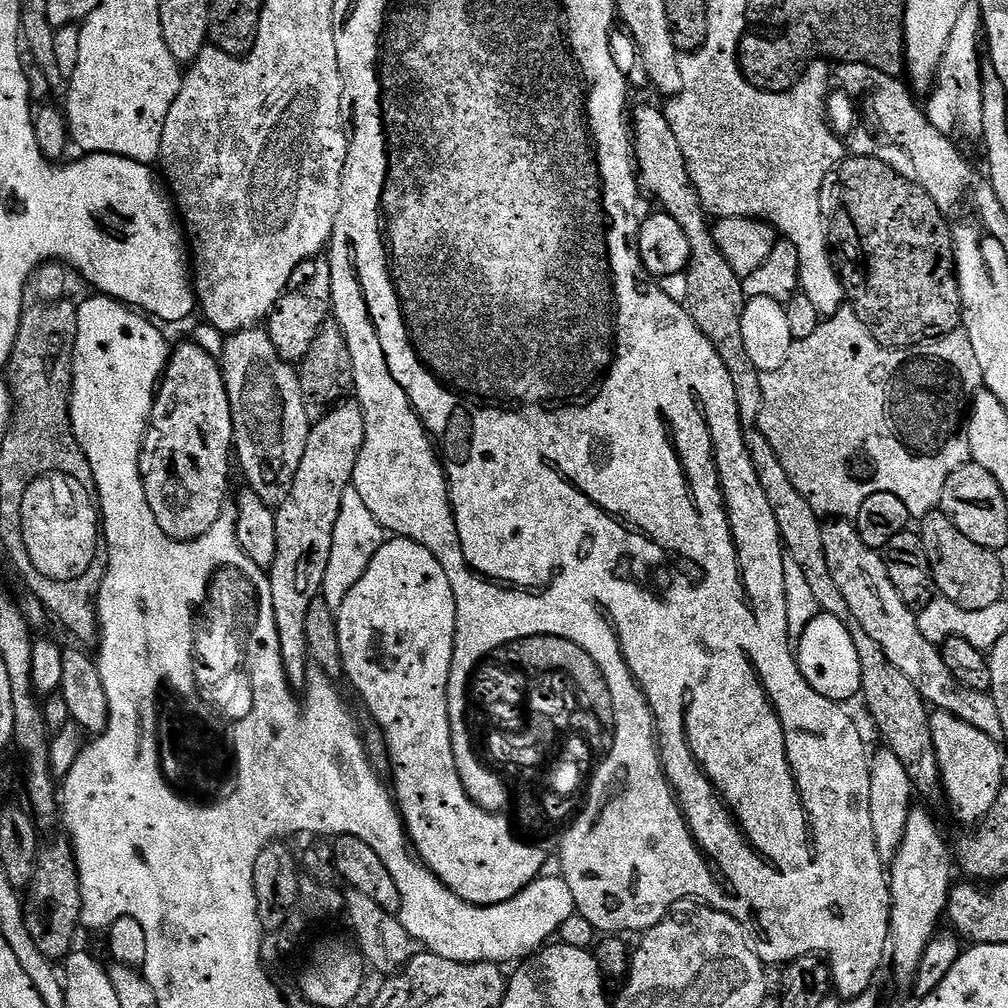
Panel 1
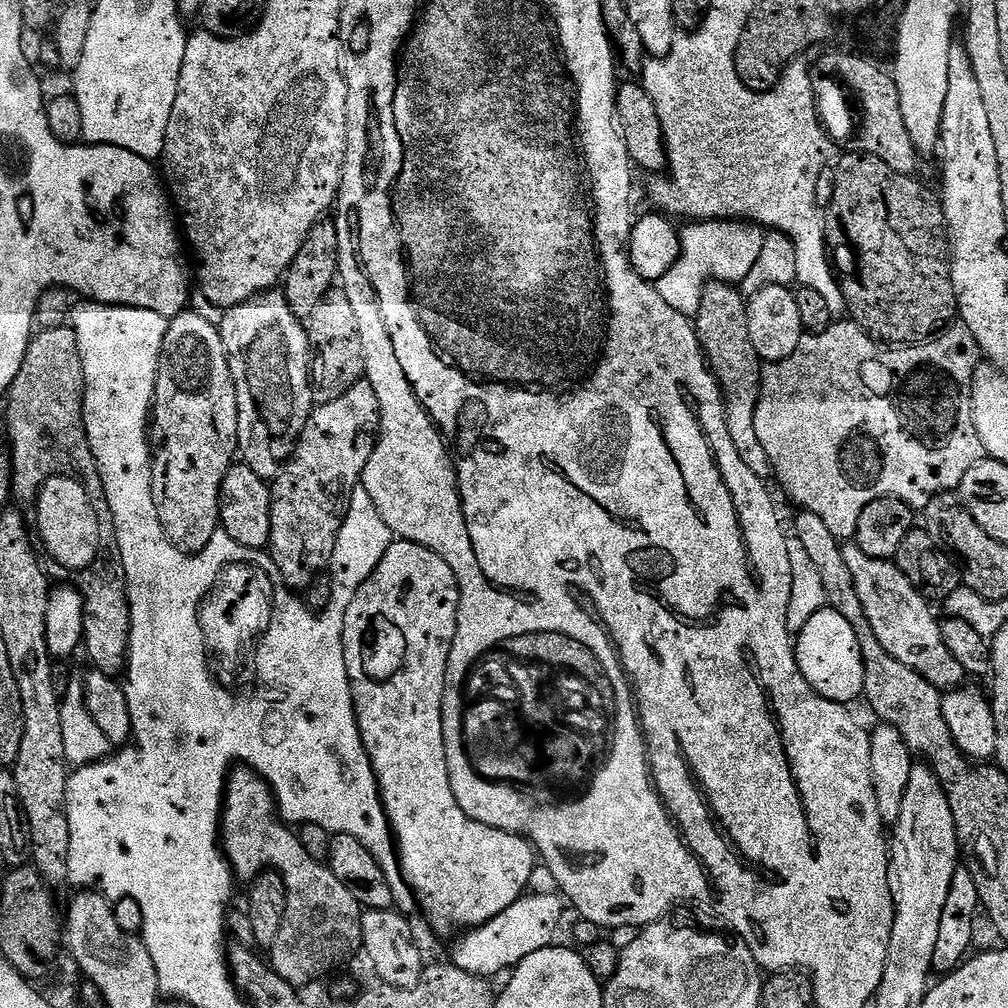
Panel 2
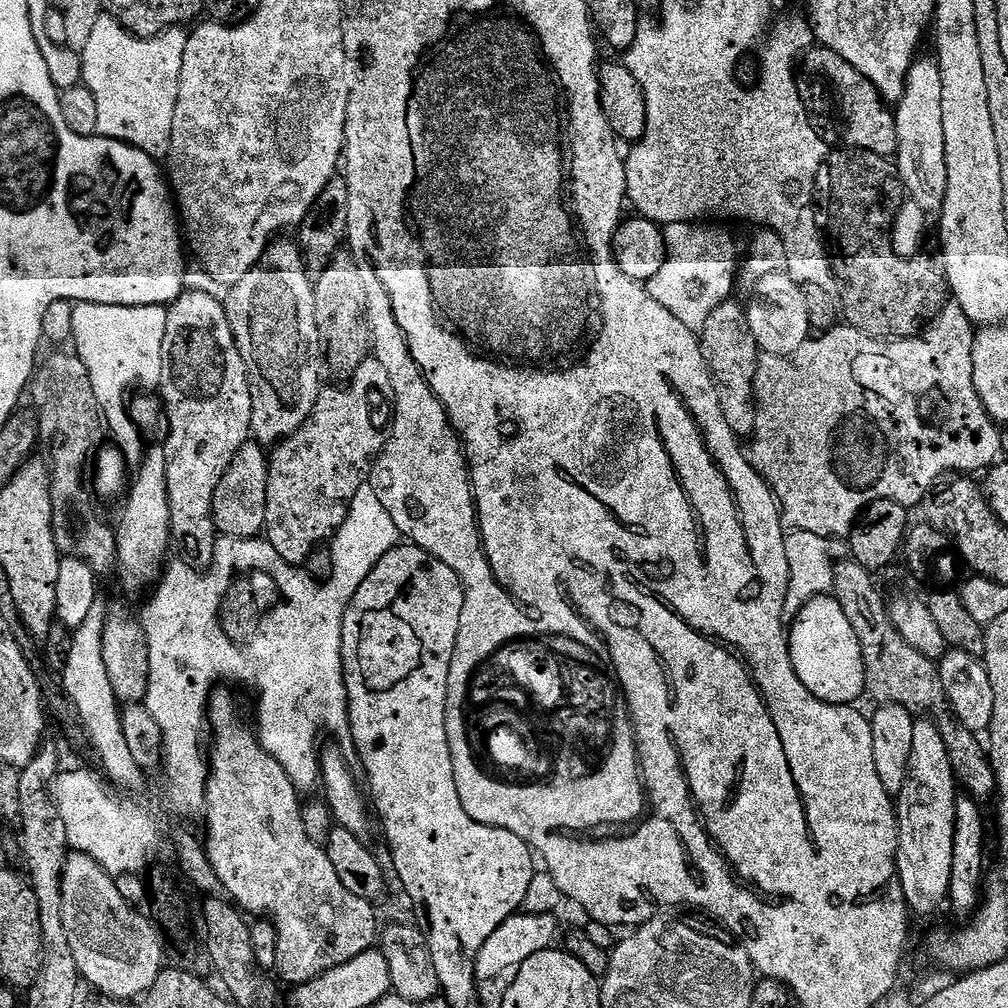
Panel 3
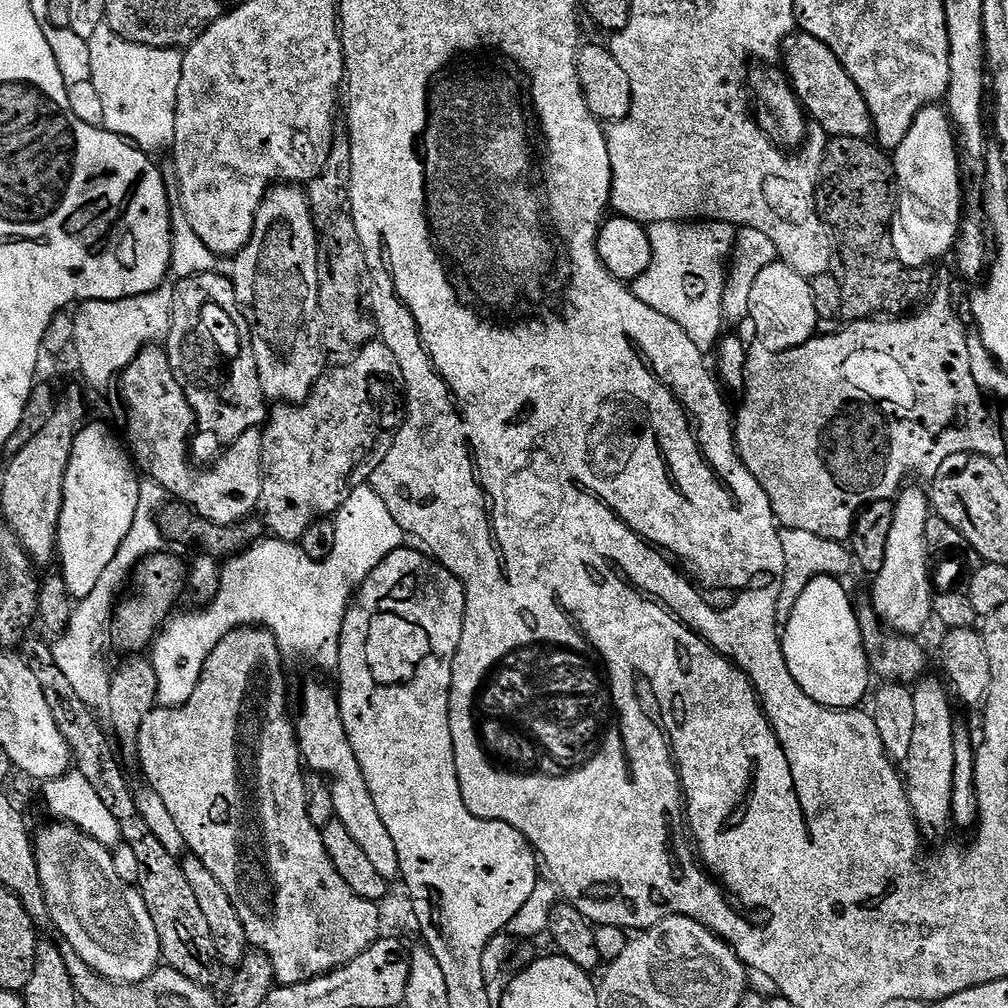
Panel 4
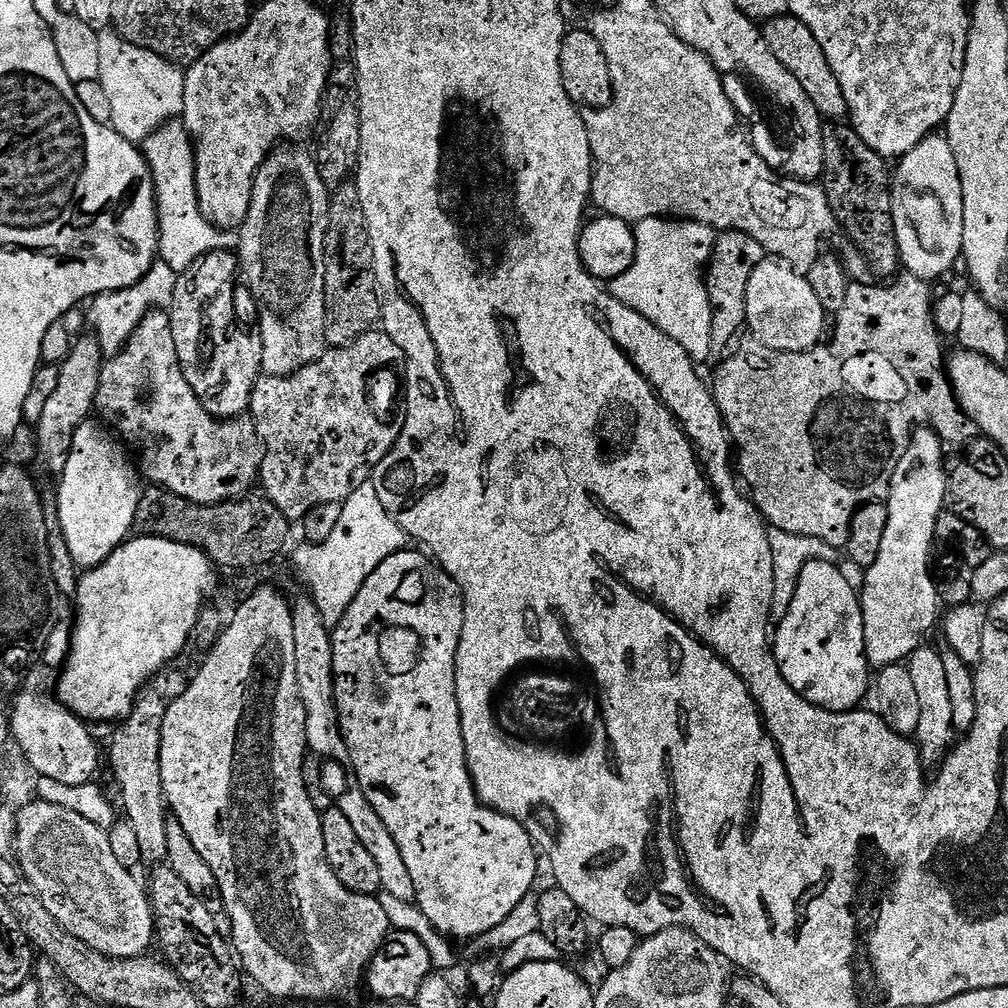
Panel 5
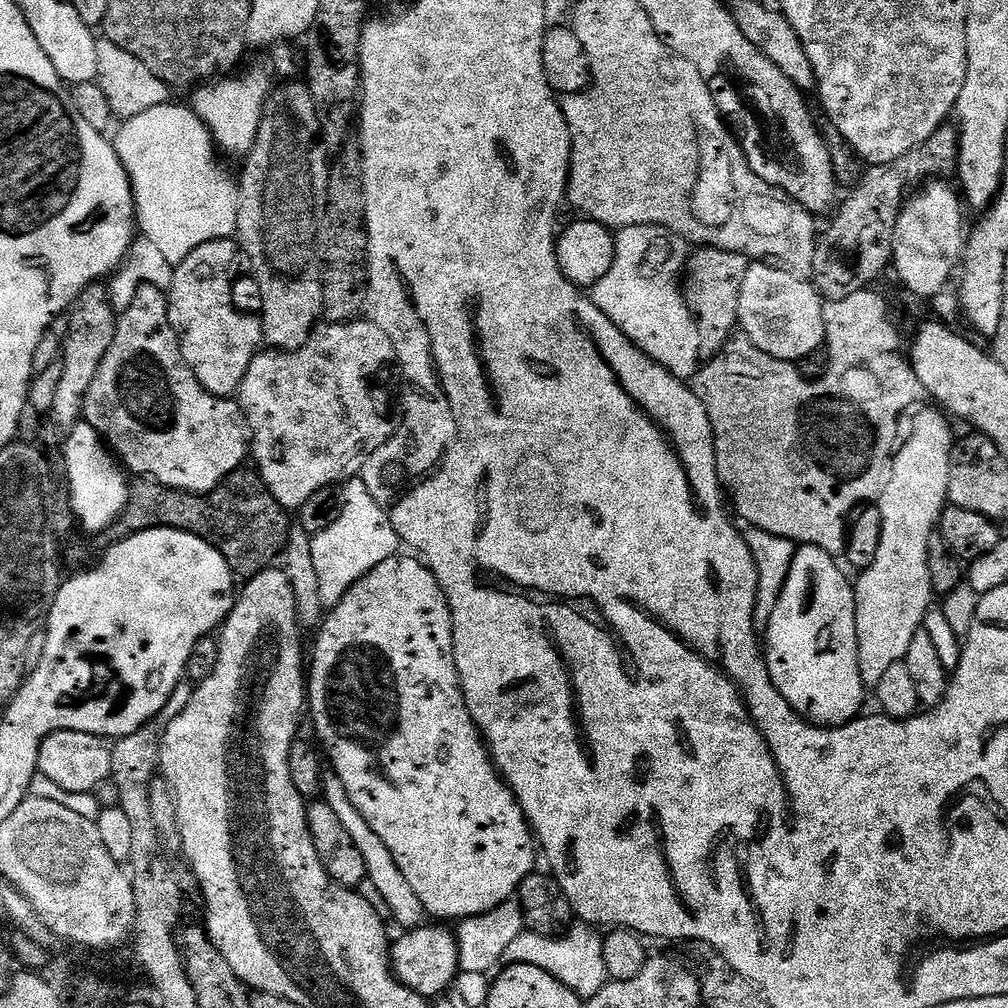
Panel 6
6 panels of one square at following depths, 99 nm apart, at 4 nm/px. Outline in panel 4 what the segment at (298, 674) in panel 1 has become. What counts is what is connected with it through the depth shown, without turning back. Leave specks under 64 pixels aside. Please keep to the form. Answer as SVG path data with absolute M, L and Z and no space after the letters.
M373 342L367 344L365 348L360 349L351 360L341 363L339 366L332 366L325 371L319 382L312 387L312 392L308 395L307 400L299 406L276 406L271 409L270 415L263 425L262 431L264 441L262 442L262 458L261 470L263 472L262 482L262 515L263 523L266 525L273 537L277 540L287 540L289 542L298 542L302 538L302 534L306 534L308 527L314 521L321 518L331 517L340 511L341 506L346 502L346 498L358 486L369 483L371 481L374 470L382 462L382 458L386 458L386 454L390 450L390 446L396 437L396 429L402 423L401 413L395 412L396 403L401 403L404 396L404 380L400 376L400 367L398 366L398 358L394 358L394 354L390 354L390 350L382 342Z

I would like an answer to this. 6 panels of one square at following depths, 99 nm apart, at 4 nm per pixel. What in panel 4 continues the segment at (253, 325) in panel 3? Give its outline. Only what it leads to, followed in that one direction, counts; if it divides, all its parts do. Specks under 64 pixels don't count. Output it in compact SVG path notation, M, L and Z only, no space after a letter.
M281 182L269 188L264 195L254 218L250 242L231 261L230 279L236 291L240 313L244 315L248 330L252 333L252 349L258 366L260 389L264 391L265 401L275 402L280 406L303 404L312 392L312 387L326 371L318 294L319 249L318 225L312 216L307 191L303 187Z

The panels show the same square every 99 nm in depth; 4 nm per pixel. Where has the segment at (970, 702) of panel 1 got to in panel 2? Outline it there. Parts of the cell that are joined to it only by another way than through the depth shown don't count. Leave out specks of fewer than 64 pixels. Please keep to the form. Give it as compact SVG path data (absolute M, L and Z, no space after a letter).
M854 542L845 543L843 550L846 566L850 566L850 578L854 578L854 586L858 590L858 600L862 602L862 610L866 610L866 618L878 642L882 642L882 650L898 658L902 666L910 666L910 670L922 674L922 678L935 688L951 690L961 687L966 674L958 658L954 658L954 654L946 650L946 642L942 642L941 621L936 620L932 613L933 605L925 600L892 560L870 558L870 554L862 554Z

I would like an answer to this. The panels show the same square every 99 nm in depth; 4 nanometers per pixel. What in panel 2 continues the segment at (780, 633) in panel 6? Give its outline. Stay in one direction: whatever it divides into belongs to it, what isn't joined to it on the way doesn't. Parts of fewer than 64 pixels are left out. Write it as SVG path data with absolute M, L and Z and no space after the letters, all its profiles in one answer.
M832 607L823 608L801 630L794 640L796 661L810 686L822 698L835 704L851 705L851 700L860 700L864 695L864 659L860 643L854 634L854 626L835 612Z

